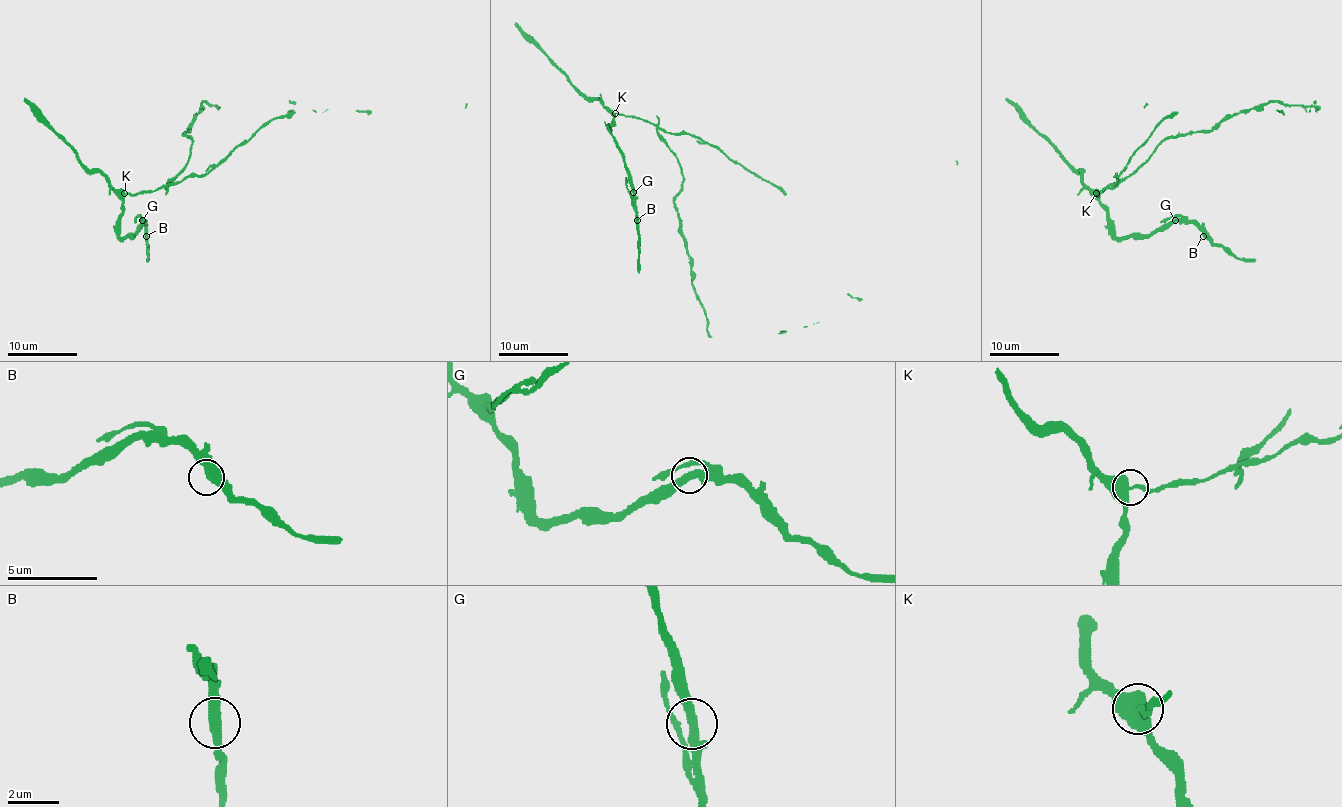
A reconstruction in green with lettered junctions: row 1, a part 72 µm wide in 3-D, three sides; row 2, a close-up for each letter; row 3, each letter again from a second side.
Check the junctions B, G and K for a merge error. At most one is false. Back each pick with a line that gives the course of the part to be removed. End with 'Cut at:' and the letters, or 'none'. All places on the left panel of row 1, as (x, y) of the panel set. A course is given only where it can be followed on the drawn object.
Cut at: K

